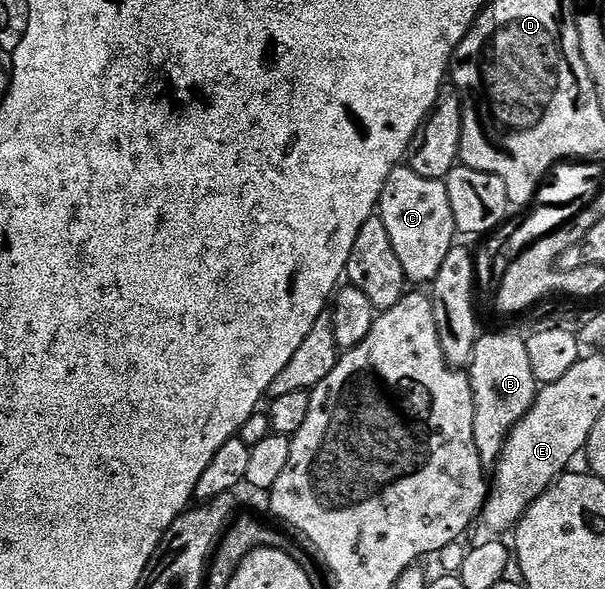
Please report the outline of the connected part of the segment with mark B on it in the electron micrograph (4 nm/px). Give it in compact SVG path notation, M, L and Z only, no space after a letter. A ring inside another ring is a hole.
M492 332L489 336L481 335L477 339L474 350L472 351L472 363L467 365L466 371L468 373L468 381L472 384L472 393L474 394L474 446L478 446L478 458L482 458L482 466L485 470L495 469L496 465L500 463L502 452L506 450L506 442L510 438L510 434L514 430L514 426L518 426L518 422L522 422L522 418L526 418L526 414L534 406L536 401L536 393L538 385L534 378L534 370L530 366L530 354L526 354L526 339L523 335L515 336L512 332Z

